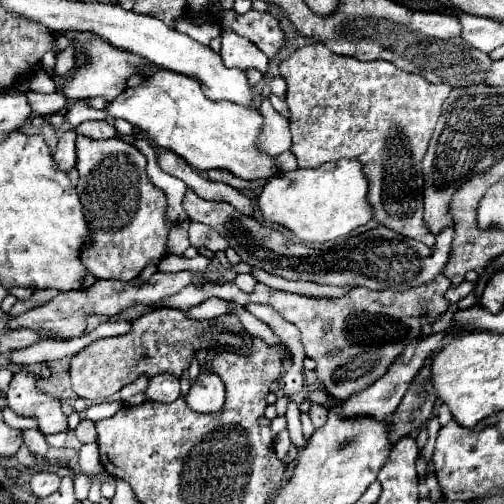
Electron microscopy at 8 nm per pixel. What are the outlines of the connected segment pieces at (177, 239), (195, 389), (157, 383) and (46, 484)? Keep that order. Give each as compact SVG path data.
M174 226L168 236L168 248L170 250L184 250L188 248L188 226Z
M200 366L200 376L190 384L190 390L184 394L186 404L194 412L216 412L224 404L224 382L208 366Z
M162 372L150 380L146 390L146 400L174 402L176 398L180 398L180 380L174 374Z
M38 472L32 476L32 492L38 498L45 498L54 494L60 488L60 476L56 472Z

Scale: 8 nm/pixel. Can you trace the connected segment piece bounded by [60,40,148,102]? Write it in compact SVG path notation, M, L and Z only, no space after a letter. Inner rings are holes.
M90 40L84 44L84 54L90 58L90 64L78 68L76 76L66 80L60 90L66 92L72 100L86 100L92 96L104 96L108 102L114 100L126 86L126 78L130 74L146 74L146 60L134 56L132 52L122 52L114 46L110 46L106 40Z

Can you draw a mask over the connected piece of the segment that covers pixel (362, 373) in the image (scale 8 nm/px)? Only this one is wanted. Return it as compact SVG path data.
M438 274L430 284L402 294L390 292L390 290L374 292L366 288L352 288L340 298L314 298L314 296L274 290L266 284L256 284L254 292L246 296L230 280L222 284L200 284L200 286L190 284L182 292L174 294L172 298L160 300L160 304L164 306L166 302L166 308L186 310L190 306L196 306L216 296L222 300L234 300L242 306L246 306L248 302L272 306L280 316L284 316L288 322L298 326L306 356L316 362L316 368L314 368L316 378L324 384L324 388L330 394L334 394L334 398L344 400L352 392L360 392L362 388L378 380L378 376L382 376L392 364L392 360L404 350L404 342L422 332L420 314L424 314L430 308L430 300L432 300L432 320L438 314L446 312L448 308L448 302L444 300L446 288L450 288L450 282L446 282L444 276Z

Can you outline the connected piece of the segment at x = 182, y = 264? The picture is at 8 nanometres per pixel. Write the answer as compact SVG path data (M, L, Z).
M168 254L160 260L158 264L158 272L164 272L164 274L172 274L172 272L178 272L178 270L184 270L188 264L186 258L182 256L174 256L174 254Z

